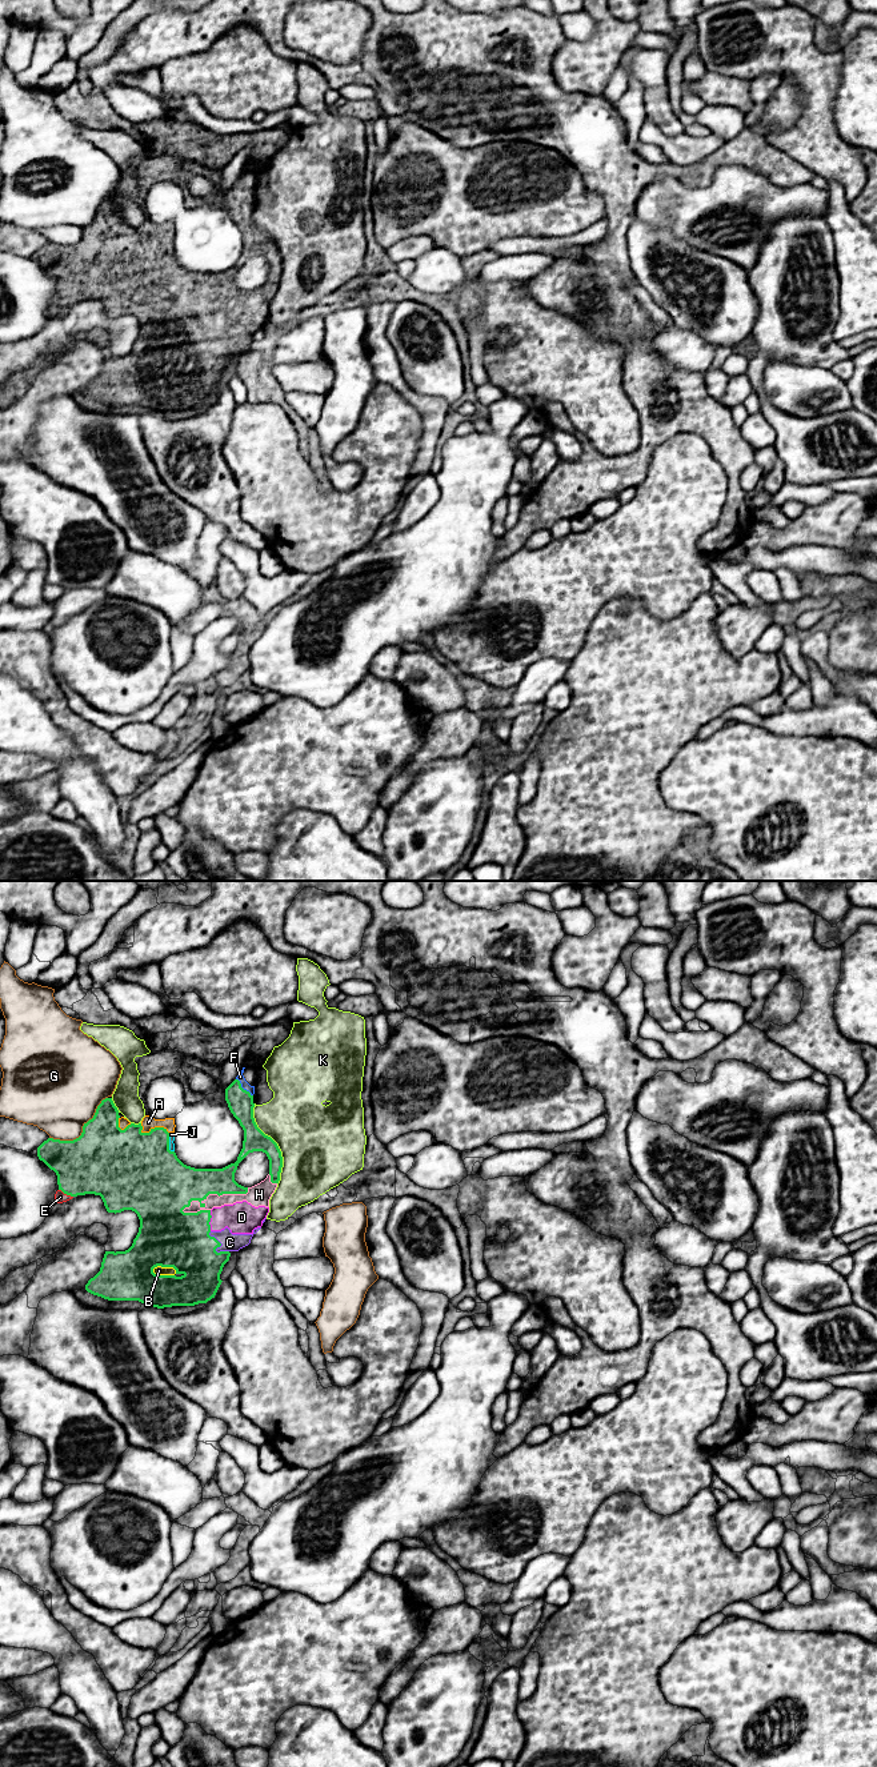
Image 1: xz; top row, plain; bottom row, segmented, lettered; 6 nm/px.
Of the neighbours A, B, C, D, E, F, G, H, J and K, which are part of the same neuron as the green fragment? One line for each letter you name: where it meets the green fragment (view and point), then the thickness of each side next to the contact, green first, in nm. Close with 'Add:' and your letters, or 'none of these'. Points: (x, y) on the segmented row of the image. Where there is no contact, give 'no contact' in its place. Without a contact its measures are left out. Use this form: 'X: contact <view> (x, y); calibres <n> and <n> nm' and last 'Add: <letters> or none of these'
A: contact xz (152, 1129); calibres 440 and 80 nm
B: contact xz (164, 1275); calibres 360 and 60 nm
C: contact xz (219, 1246); calibres 340 and 110 nm
D: contact xz (209, 1221); calibres 360 and 190 nm
E: contact xz (65, 1193); calibres 360 and 70 nm
F: contact xz (241, 1088); calibres 160 and 50 nm
H: contact xz (215, 1193); calibres 280 and 120 nm
J: contact xz (168, 1144); calibres 480 and 30 nm
Add: A, B, C, D, E, F, H, J

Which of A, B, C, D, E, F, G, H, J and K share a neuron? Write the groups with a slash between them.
A B C D E F H J / G / K

